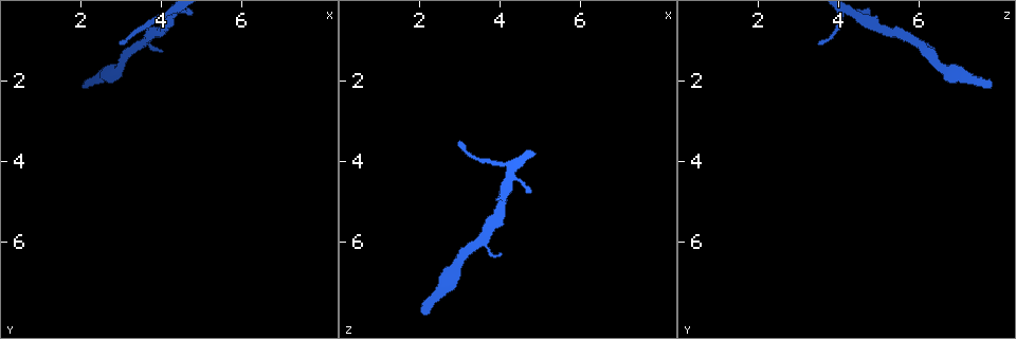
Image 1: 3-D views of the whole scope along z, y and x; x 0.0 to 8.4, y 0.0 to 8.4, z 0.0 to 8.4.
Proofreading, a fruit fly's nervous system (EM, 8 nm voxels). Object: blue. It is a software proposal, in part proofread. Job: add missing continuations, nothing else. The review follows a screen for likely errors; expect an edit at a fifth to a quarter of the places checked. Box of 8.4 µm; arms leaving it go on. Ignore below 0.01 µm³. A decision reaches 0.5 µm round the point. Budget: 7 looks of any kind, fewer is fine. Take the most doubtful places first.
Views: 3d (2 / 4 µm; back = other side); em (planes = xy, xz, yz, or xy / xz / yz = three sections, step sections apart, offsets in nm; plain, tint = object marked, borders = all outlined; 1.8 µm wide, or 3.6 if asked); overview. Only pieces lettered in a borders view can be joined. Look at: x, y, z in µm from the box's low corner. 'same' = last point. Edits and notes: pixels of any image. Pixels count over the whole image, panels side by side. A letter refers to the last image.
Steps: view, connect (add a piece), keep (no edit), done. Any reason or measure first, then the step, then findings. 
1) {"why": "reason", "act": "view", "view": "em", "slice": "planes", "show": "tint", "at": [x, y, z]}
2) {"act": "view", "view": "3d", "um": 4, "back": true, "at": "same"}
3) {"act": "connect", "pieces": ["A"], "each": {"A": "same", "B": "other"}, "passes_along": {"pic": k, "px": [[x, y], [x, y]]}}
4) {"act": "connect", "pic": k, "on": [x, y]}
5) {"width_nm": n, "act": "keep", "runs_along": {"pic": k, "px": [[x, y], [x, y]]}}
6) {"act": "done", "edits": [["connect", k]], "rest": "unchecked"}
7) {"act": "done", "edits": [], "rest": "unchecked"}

{"act": "view", "view": "em", "slice": "xz", "step": 4, "show": "borders", "at": [2.15, 2.15, 7.80]}

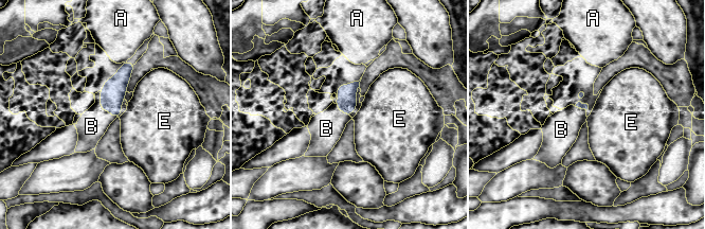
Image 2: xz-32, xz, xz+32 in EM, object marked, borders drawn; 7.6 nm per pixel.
{"why": "another direction", "act": "view", "view": "em", "slice": "planes", "show": "borders", "at": "same"}

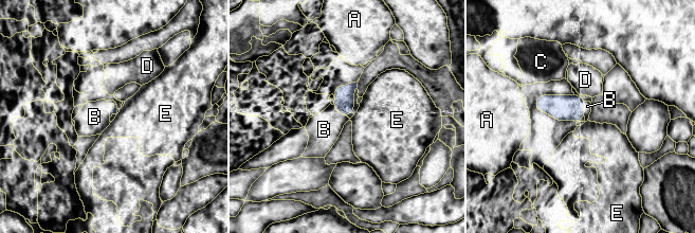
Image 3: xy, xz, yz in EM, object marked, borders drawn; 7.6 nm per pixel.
{"act": "connect", "pieces": ["B"], "each": {"A": "other", "B": "same", "C": "other", "D": "other", "E": "other"}, "found": "it goes on there"}

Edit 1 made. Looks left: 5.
{"act": "view", "view": "overview"}

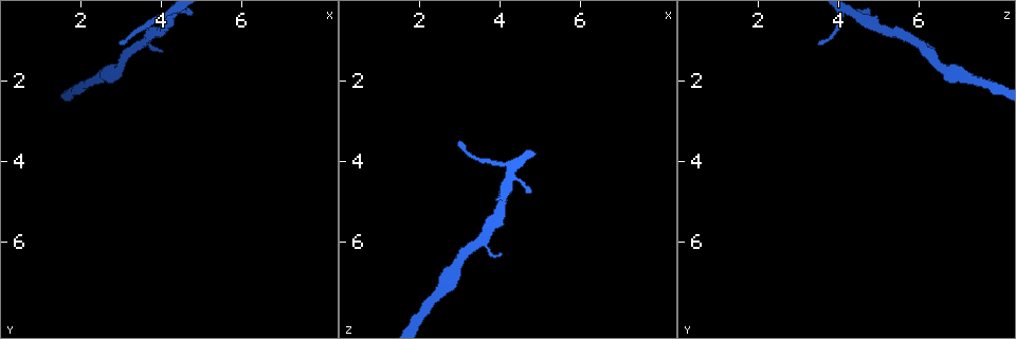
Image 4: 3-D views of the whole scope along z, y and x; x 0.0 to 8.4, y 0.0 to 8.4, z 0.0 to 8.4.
{"why": "branch stops here", "act": "view", "view": "em", "slice": "planes", "show": "tint", "at": [4.05, 1.30, 6.25]}

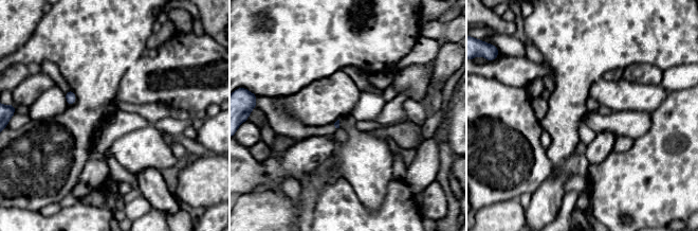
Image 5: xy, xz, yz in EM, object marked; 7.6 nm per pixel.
{"why": "what lies round it", "act": "view", "view": "em", "slice": "planes", "show": "borders", "at": "same"}

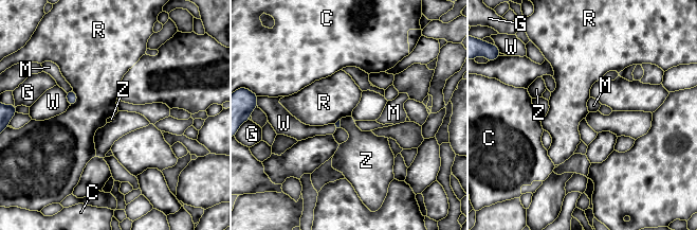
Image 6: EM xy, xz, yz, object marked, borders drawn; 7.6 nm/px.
{"longest_contact_nm": ["R", 140], "act": "keep", "each": {"C": "other", "G": "other", "M": "other", "R": "other", "W": "other", "Z": "other"}, "found": "none of them fits"}

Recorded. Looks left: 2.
{"why": "tapers out", "act": "view", "view": "3d", "um": 2, "at": [3.00, 1.05, 3.55]}

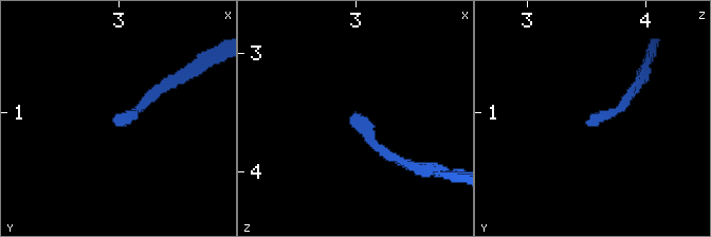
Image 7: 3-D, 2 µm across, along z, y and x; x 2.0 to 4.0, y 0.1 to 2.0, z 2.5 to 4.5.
{"act": "view", "view": "em", "slice": "planes", "show": "borders", "at": [3.00, 1.10, 3.54]}

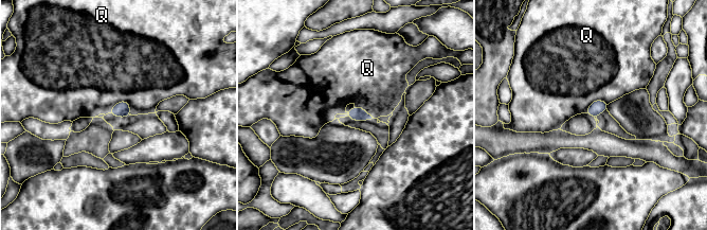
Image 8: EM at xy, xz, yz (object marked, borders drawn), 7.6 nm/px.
{"longest_contact_nm": ["Q", 180], "act": "keep", "each": {"Q": "other"}, "border": {"pic": 8, "px": [[130, 105], [118, 102], [109, 112]]}, "found": "no lettered piece goes on from it"}

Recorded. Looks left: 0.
{"act": "done", "edits": [["connect", 3]], "rest": "unchecked"}

